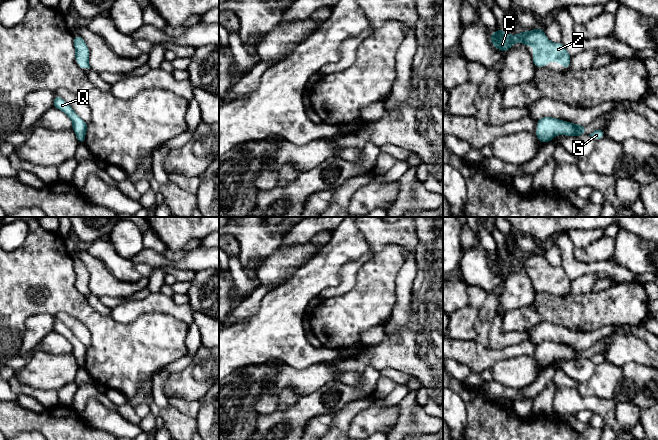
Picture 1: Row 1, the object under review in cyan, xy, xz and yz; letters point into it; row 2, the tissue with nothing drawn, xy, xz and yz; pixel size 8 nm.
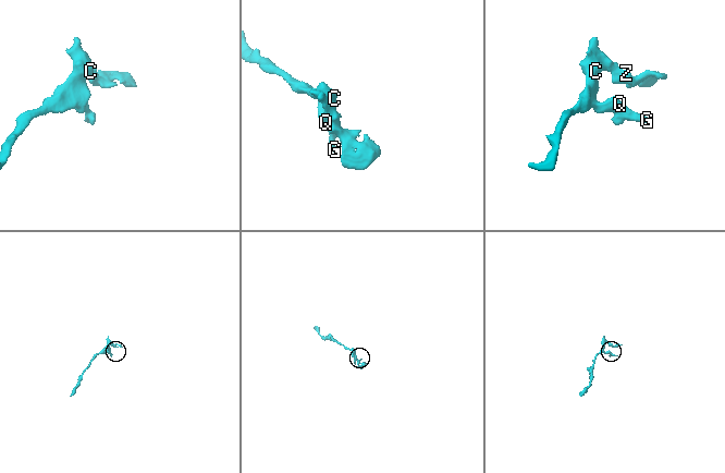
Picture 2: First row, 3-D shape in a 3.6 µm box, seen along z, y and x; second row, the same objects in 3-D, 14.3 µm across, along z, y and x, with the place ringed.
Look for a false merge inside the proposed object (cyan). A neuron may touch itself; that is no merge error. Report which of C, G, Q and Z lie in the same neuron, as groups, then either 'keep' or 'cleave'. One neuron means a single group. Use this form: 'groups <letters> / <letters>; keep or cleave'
groups C G Q Z; keep

